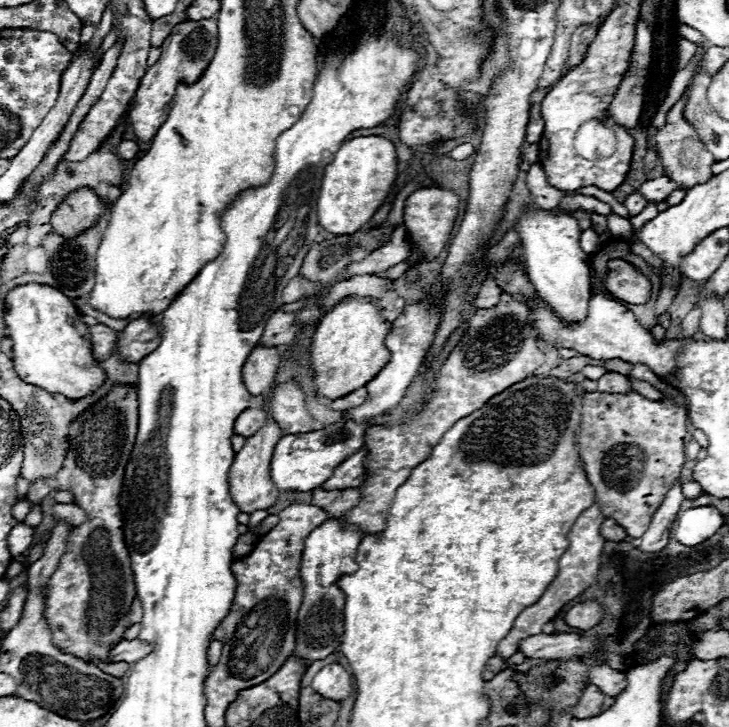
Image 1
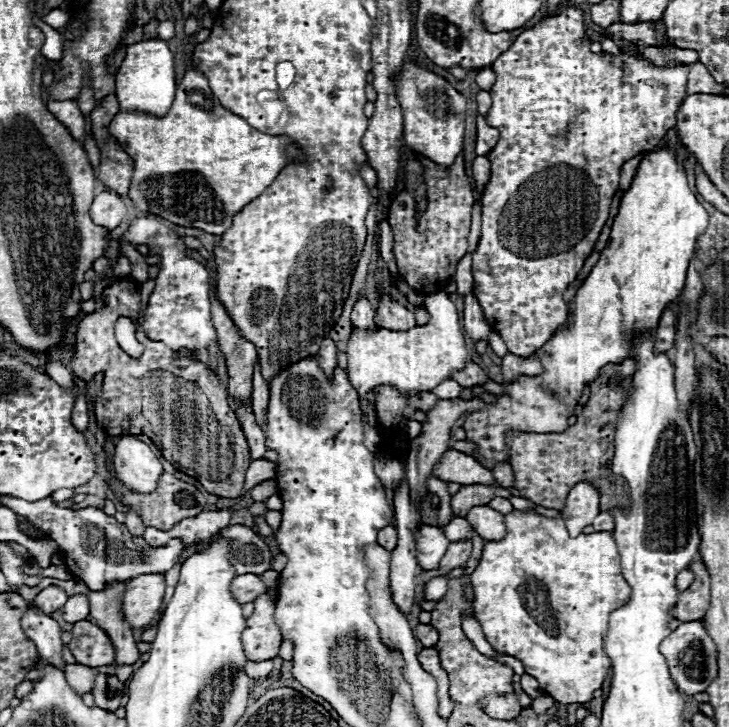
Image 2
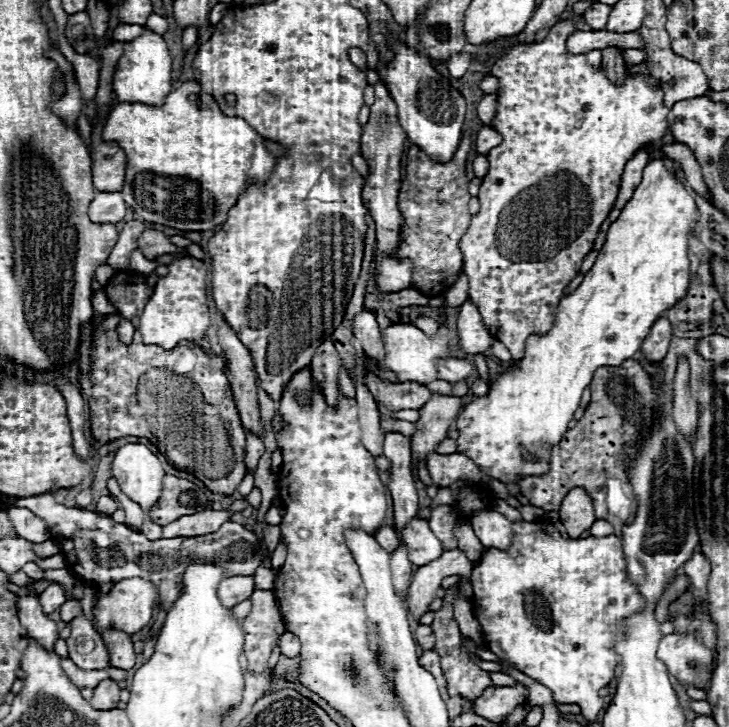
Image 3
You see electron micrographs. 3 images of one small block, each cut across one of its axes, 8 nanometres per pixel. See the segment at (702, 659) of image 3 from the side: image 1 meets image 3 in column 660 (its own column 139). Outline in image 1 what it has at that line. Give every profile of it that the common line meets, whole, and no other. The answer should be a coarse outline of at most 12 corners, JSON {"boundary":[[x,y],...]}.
{"boundary":[[134,638],[110,650],[112,662],[134,664],[154,646]]}

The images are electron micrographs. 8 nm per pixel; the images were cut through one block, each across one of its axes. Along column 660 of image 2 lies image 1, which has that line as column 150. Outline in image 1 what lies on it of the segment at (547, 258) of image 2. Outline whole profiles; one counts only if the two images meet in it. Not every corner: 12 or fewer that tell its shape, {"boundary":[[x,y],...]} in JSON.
{"boundary":[[216,18],[172,28],[128,110],[152,142],[180,80],[194,84],[216,50]]}

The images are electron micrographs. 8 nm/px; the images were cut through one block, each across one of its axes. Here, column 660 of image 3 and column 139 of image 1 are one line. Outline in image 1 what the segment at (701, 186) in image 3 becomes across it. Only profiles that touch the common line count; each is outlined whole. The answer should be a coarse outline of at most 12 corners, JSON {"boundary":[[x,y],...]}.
{"boundary":[[132,140],[118,144],[116,154],[122,160],[136,158],[140,146]]}

